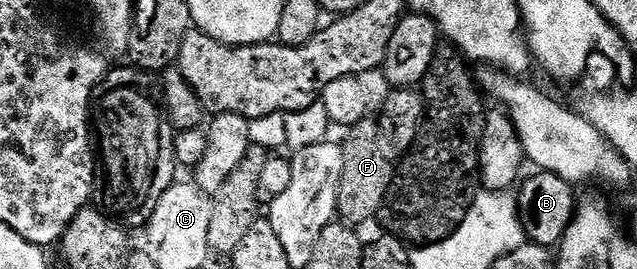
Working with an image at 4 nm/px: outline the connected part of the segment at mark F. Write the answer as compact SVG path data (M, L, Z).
M367 116L345 131L346 142L341 143L344 168L338 185L337 213L347 224L359 224L377 219L378 210L385 200L396 173L396 151L382 134L382 127Z

